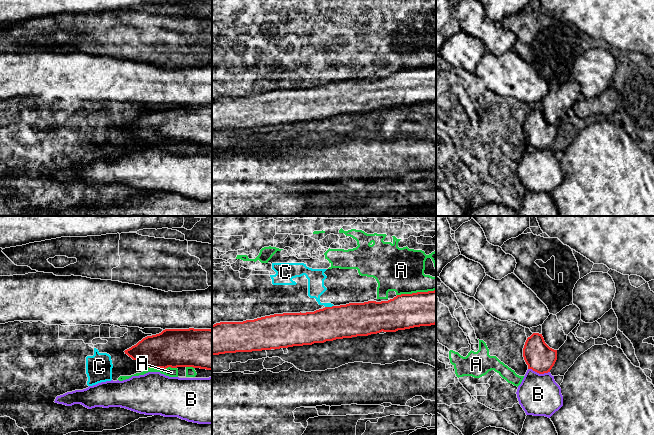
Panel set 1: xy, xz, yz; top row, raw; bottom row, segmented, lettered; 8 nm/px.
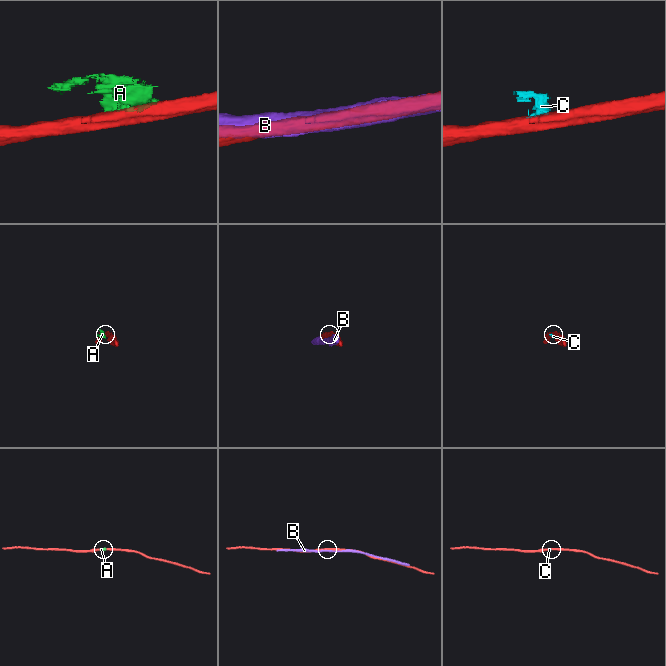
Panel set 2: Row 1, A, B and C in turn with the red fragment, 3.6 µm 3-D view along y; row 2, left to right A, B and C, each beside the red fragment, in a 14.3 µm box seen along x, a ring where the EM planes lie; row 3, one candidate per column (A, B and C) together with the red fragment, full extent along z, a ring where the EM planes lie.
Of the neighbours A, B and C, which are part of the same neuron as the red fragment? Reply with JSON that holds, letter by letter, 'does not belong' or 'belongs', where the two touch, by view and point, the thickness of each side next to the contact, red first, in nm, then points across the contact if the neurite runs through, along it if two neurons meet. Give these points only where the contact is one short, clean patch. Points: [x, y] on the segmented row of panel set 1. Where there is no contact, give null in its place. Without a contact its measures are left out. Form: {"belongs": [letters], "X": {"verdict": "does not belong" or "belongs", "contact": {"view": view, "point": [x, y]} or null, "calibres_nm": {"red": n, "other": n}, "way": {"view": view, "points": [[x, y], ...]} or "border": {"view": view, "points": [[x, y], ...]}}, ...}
{"belongs": [], "A": {"verdict": "does not belong", "contact": {"view": "xz", "point": [417, 292]}, "calibres_nm": {"red": 280, "other": 360}}, "B": {"verdict": "does not belong", "contact": {"view": "yz", "point": [539, 373]}, "calibres_nm": {"red": 240, "other": 340}}, "C": {"verdict": "does not belong", "contact": {"view": "xz", "point": [329, 307]}, "calibres_nm": {"red": 280, "other": 140}, "border": {"view": "xz", "points": [[333, 305], [325, 307]]}}}

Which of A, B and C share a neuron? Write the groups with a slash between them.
A C / B

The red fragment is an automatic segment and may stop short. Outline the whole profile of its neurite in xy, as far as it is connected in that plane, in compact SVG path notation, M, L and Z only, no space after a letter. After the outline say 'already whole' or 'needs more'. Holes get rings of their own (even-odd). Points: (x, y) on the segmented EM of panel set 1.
M165 329L143 338L124 352L149 368L212 370L212 330Z | already whole

